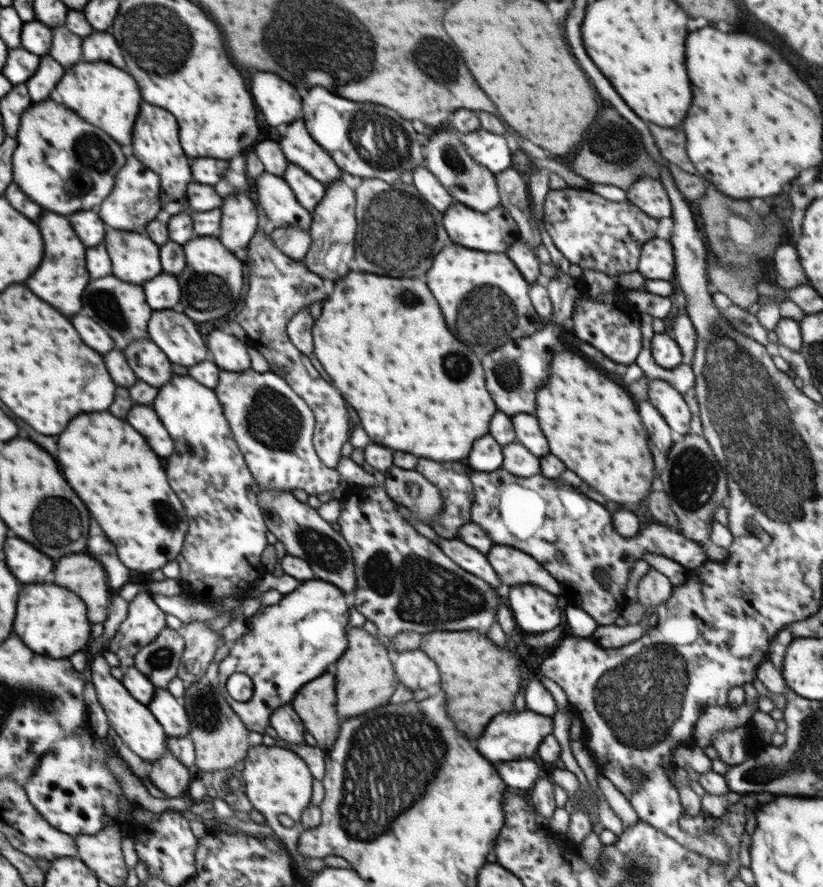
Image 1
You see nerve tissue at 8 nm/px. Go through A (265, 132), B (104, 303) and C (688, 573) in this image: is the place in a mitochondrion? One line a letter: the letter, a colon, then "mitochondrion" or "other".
A: other
B: mitochondrion
C: other

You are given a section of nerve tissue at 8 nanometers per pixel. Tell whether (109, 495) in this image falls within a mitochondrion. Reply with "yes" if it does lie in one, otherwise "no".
no

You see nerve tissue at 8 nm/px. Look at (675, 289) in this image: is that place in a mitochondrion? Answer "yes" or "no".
no

